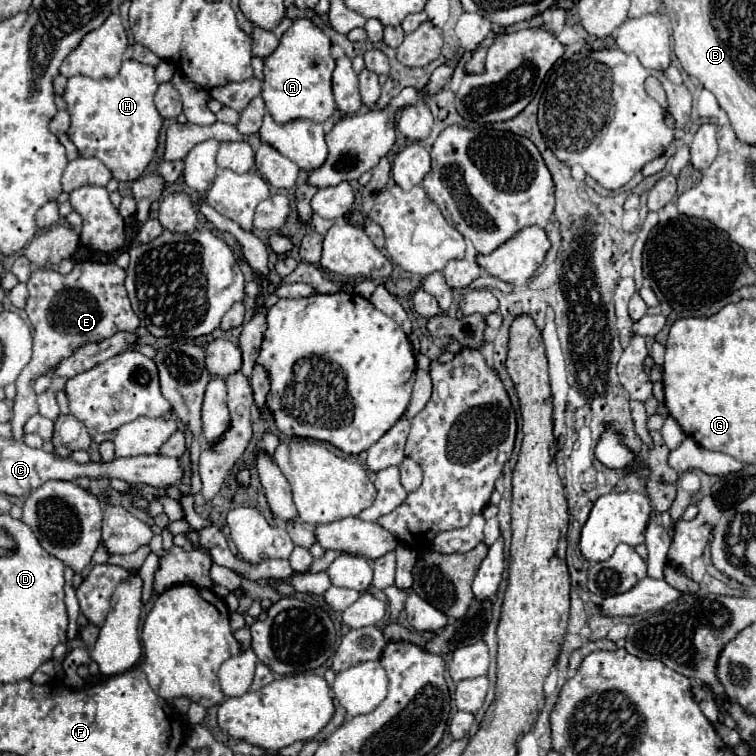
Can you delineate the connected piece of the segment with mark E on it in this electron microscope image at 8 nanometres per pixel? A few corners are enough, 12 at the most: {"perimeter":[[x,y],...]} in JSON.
{"perimeter":[[114,261],[36,269],[24,311],[34,355],[16,379],[12,437],[34,381],[140,319]]}

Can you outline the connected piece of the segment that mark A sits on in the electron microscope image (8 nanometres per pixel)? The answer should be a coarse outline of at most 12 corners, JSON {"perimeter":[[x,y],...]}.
{"perimeter":[[296,19],[264,59],[276,123],[334,115],[332,41]]}

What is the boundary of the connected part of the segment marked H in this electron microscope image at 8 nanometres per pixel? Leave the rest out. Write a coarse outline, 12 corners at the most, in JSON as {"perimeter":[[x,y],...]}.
{"perimeter":[[154,67],[70,77],[66,133],[118,181],[140,179],[162,117]]}

